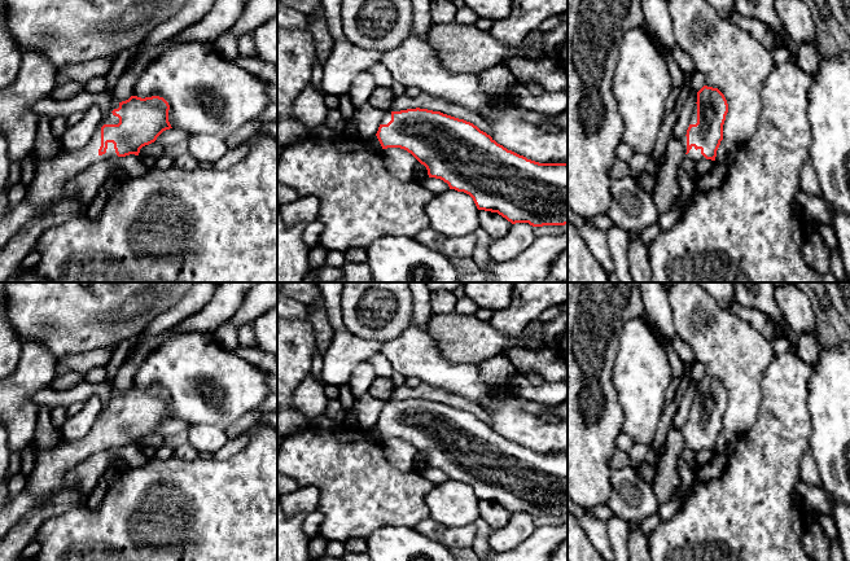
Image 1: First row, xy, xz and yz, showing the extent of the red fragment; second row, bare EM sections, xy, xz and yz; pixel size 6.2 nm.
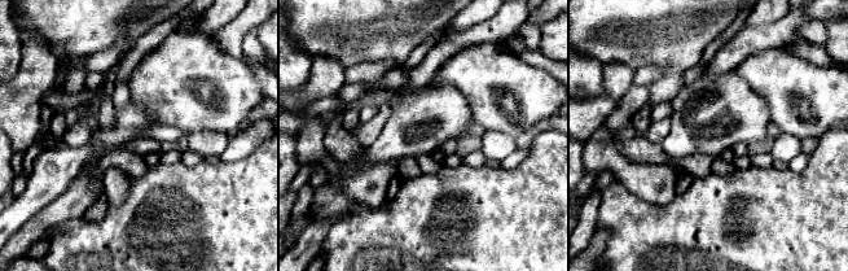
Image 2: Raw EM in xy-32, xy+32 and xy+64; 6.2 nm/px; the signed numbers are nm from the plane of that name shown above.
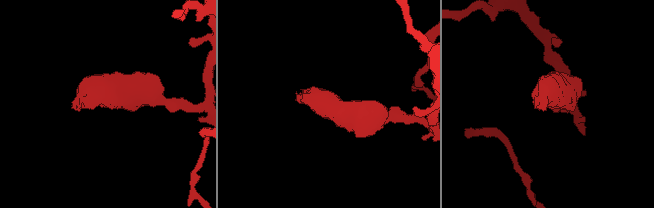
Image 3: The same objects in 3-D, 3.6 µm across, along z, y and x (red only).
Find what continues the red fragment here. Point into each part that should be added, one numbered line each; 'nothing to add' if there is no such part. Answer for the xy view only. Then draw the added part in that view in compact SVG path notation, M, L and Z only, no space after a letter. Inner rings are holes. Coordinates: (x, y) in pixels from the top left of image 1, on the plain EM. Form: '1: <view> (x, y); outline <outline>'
1: xy (51, 465); outline M111 389L109 404L98 413L87 435L79 441L65 441L51 450L38 450L35 468L26 479L22 492L6 501L0 509L0 540L29 510L39 505L41 498L61 488L65 474L93 453L118 447L113 433L108 433L106 443L100 446L101 417L118 415L119 408L111 402L119 393Z

